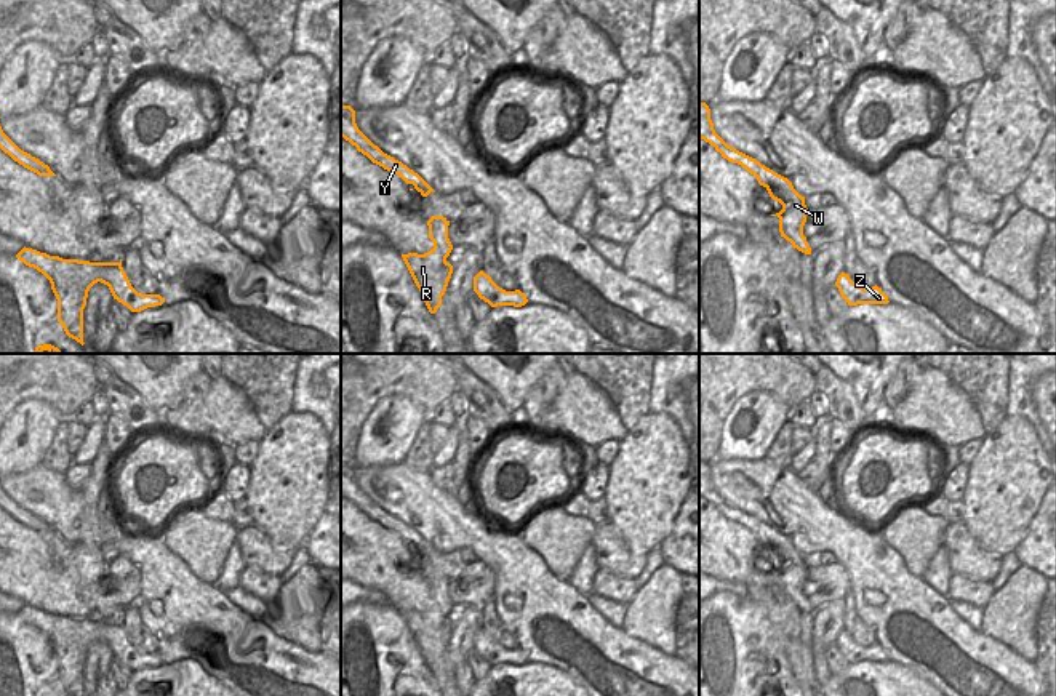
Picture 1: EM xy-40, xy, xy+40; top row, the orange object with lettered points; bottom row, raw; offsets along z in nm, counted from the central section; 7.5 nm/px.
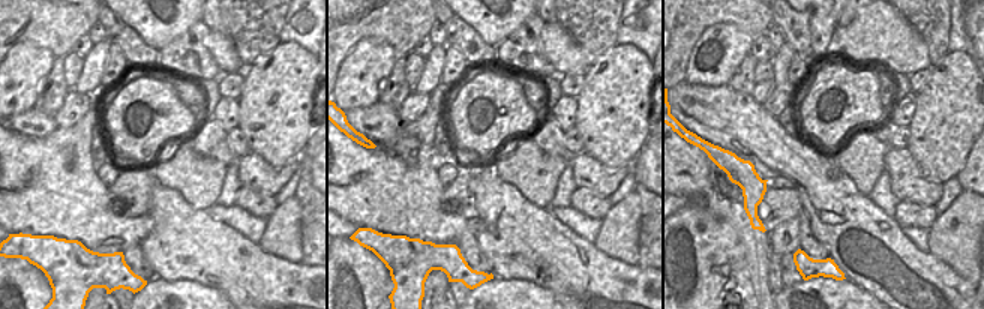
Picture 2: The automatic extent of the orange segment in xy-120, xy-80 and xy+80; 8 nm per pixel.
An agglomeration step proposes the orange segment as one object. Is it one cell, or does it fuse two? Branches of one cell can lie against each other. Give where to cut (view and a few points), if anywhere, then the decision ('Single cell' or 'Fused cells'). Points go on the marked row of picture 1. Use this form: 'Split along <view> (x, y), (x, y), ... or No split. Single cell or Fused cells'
Split along xy (434, 244), (445, 258). Fused cells

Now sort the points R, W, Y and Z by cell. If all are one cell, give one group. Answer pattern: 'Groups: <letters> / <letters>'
Groups: R Z / W Y

